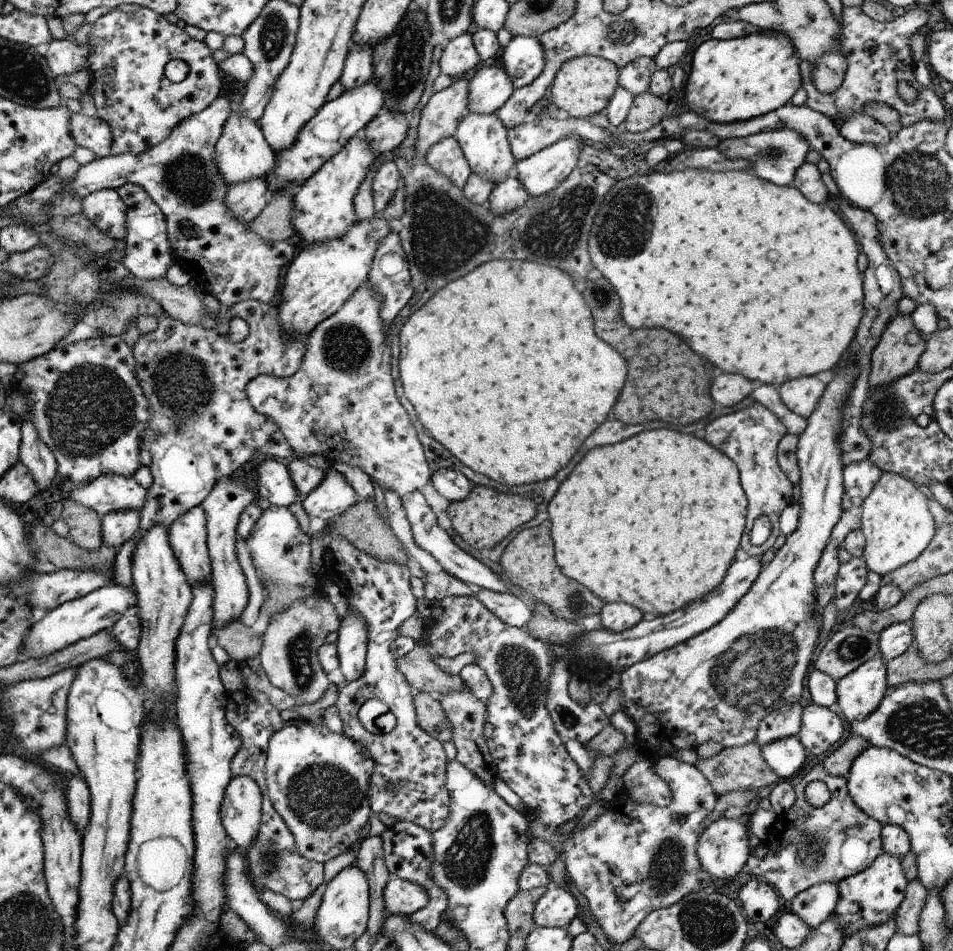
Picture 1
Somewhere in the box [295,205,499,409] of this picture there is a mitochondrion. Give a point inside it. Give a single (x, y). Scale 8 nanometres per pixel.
(346, 348)

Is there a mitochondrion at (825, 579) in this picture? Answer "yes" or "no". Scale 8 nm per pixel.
no

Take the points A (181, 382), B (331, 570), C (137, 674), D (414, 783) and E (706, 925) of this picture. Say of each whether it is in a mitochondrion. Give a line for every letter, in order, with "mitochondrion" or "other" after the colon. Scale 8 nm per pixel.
A: mitochondrion
B: other
C: other
D: other
E: mitochondrion

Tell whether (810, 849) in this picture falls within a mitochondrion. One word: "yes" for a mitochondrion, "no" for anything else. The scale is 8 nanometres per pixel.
yes

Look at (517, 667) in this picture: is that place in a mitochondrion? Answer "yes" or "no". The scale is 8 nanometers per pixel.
yes

